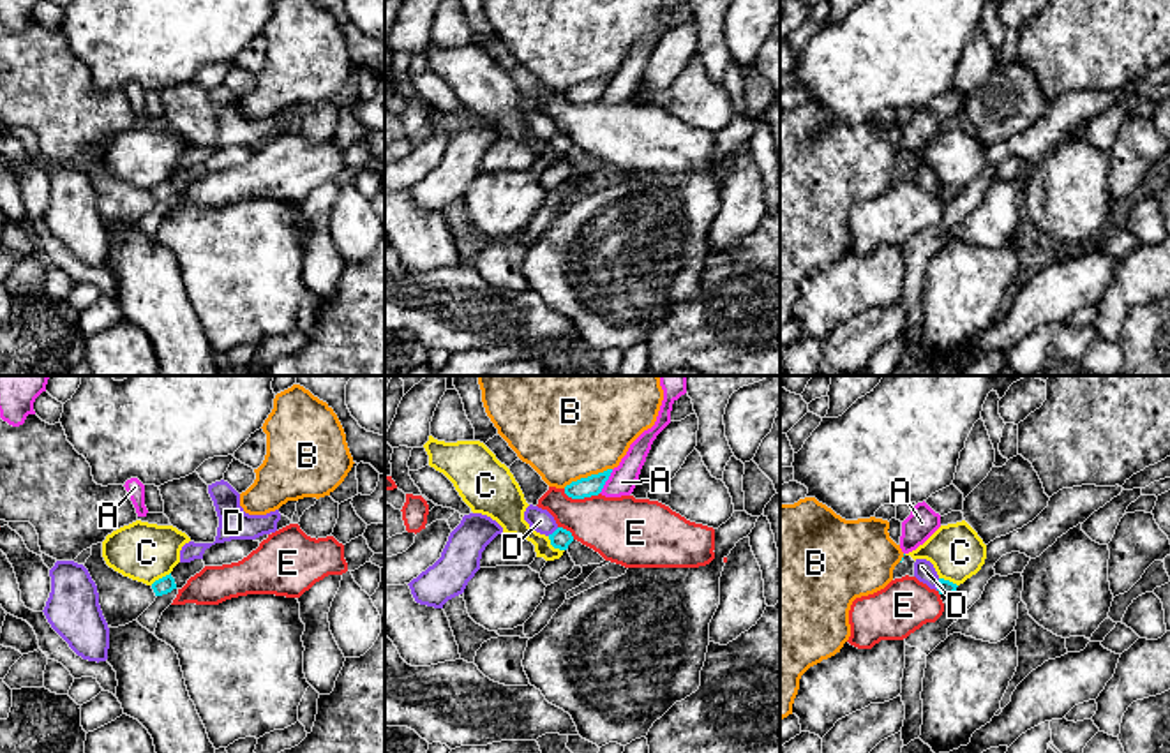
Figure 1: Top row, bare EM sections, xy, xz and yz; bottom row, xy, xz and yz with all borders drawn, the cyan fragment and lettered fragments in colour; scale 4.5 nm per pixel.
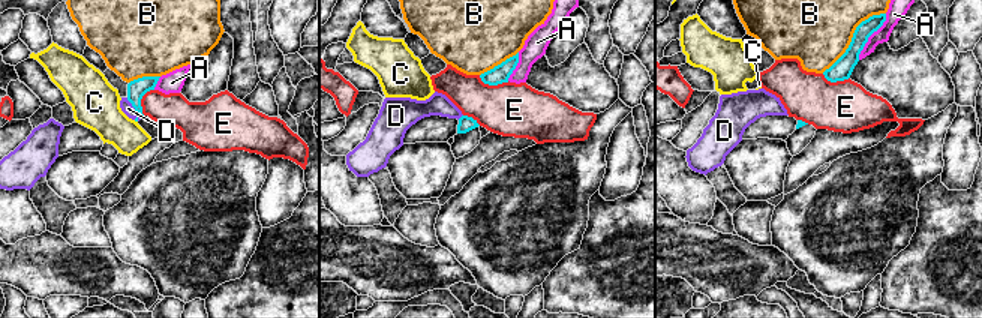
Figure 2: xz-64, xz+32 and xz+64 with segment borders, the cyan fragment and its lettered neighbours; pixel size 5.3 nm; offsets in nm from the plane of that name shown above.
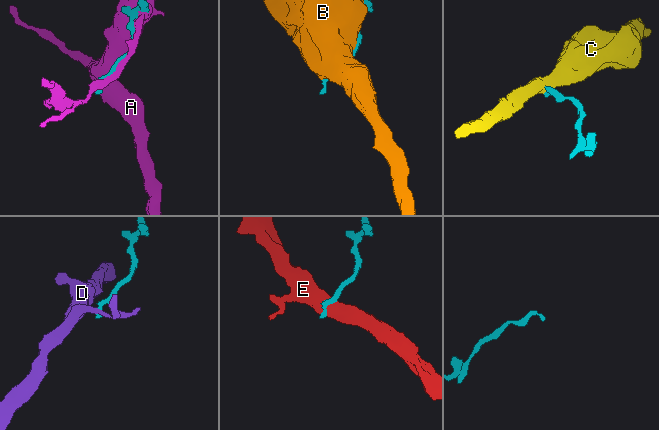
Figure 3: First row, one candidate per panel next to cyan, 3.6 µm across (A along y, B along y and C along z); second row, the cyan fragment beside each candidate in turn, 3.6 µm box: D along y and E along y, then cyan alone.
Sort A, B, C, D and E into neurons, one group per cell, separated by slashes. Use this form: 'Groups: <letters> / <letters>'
Groups: A / B / C / D / E

